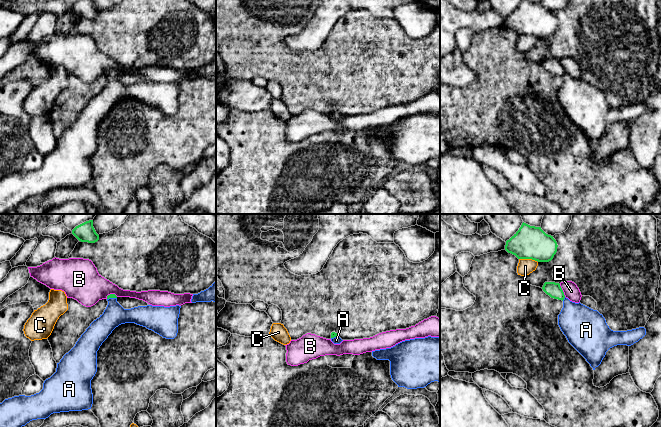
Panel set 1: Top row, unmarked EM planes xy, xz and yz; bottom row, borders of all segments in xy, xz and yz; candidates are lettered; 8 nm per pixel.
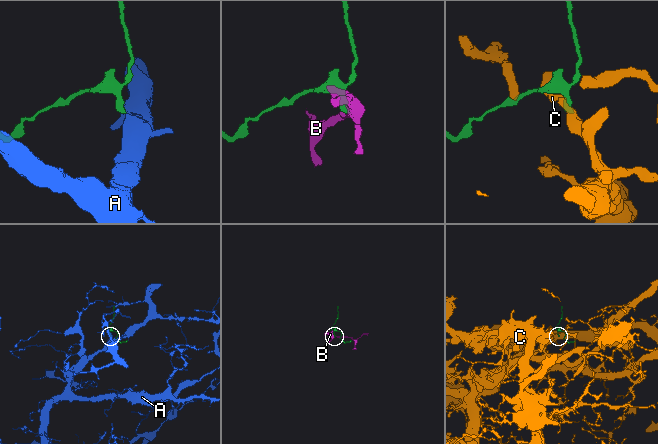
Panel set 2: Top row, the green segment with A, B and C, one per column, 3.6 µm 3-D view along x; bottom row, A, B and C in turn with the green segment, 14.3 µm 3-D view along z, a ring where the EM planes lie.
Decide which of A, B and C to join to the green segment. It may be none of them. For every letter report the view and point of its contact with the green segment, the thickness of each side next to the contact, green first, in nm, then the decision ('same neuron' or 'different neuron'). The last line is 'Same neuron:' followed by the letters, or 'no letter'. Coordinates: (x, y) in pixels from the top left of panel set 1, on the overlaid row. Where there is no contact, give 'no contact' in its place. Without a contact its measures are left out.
A: yz (563, 299) | 120/300 nm | same neuron
B: yz (562, 290) | 120/120 nm | different neuron
C: yz (528, 258) | 260/130 nm | different neuron
Same neuron: A

